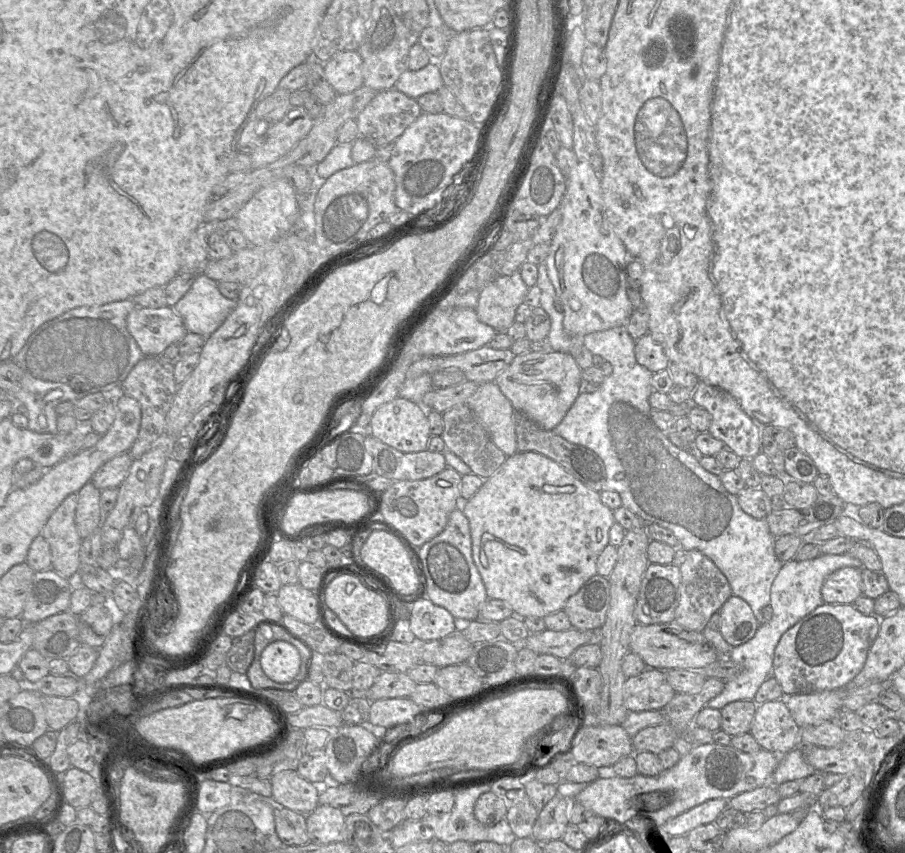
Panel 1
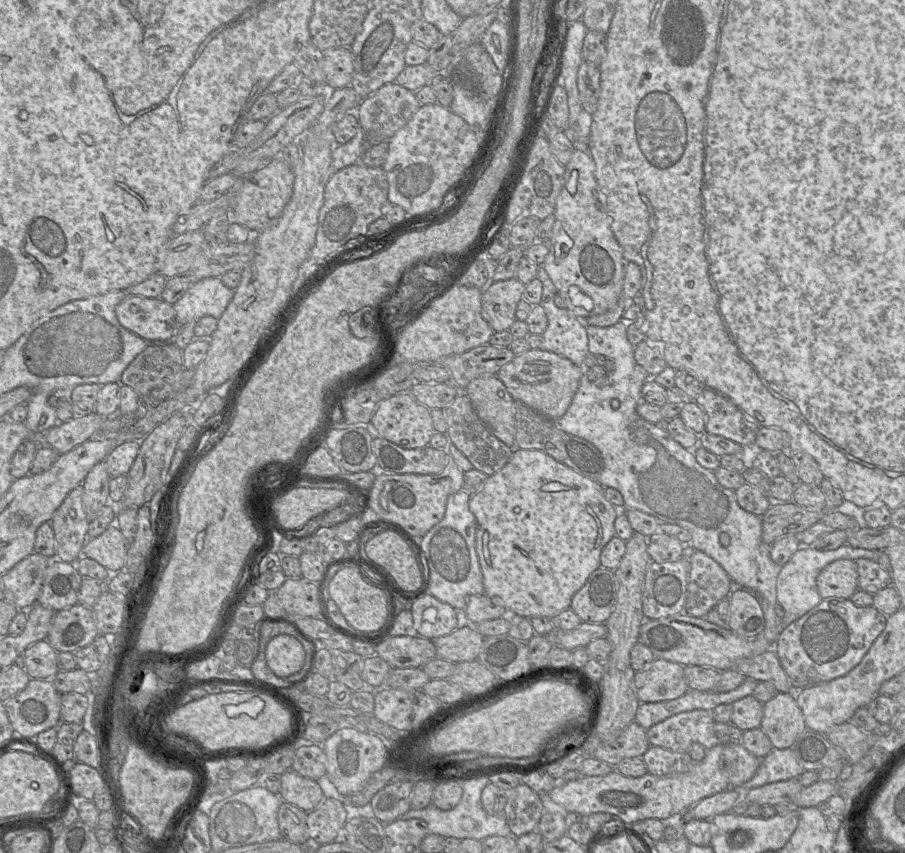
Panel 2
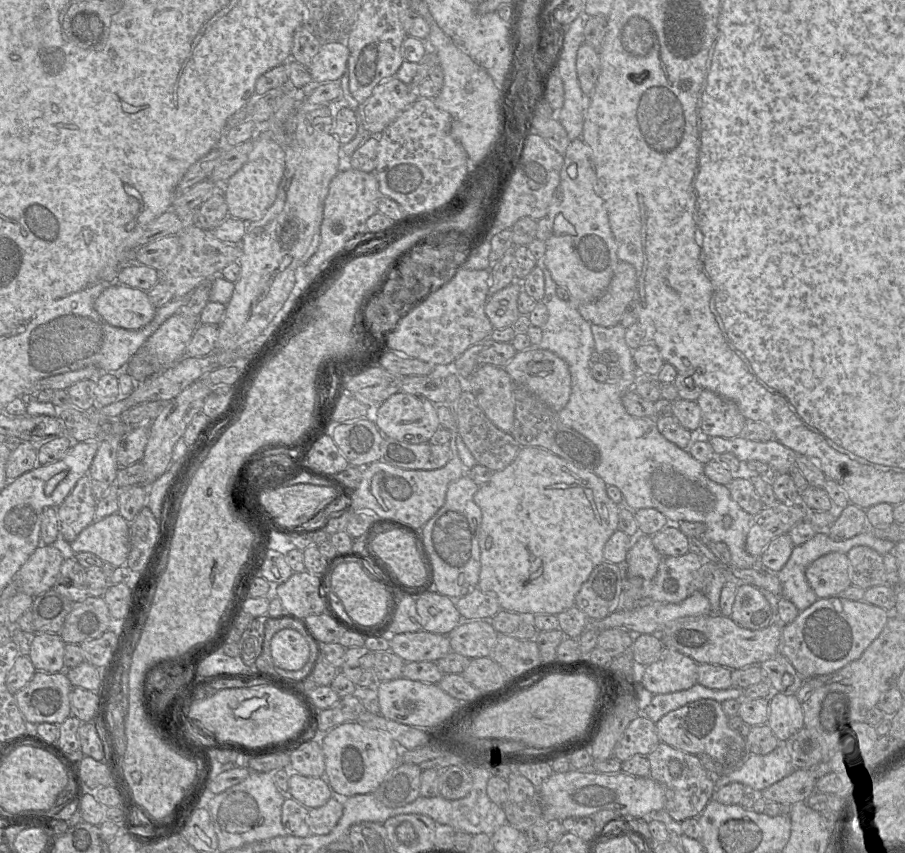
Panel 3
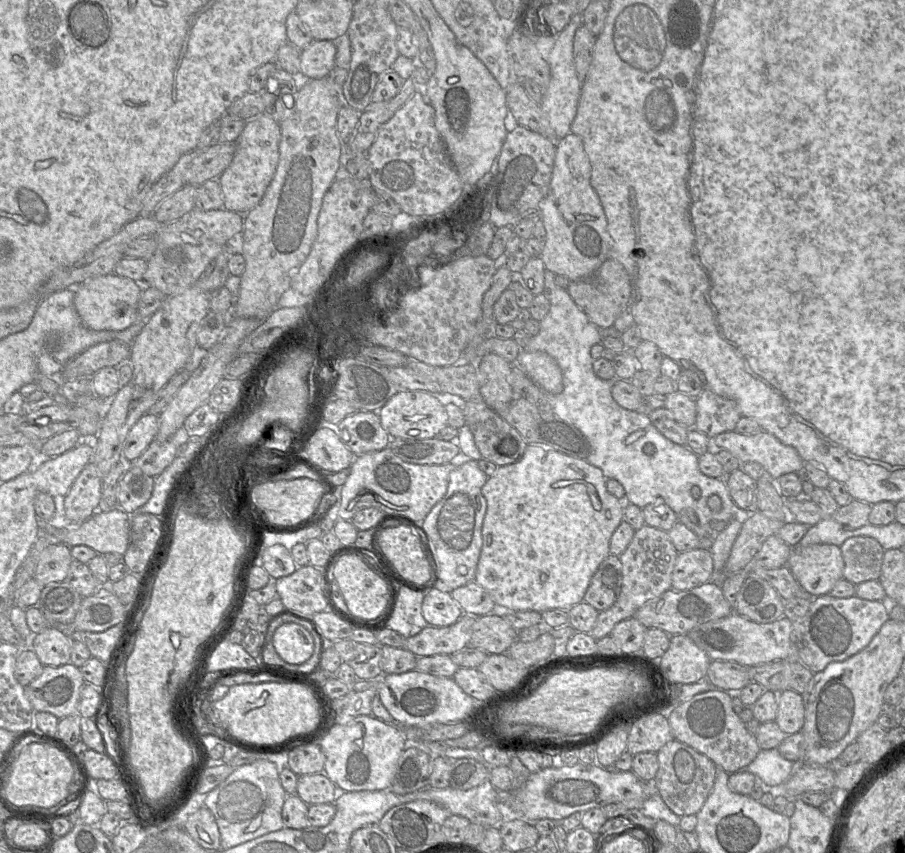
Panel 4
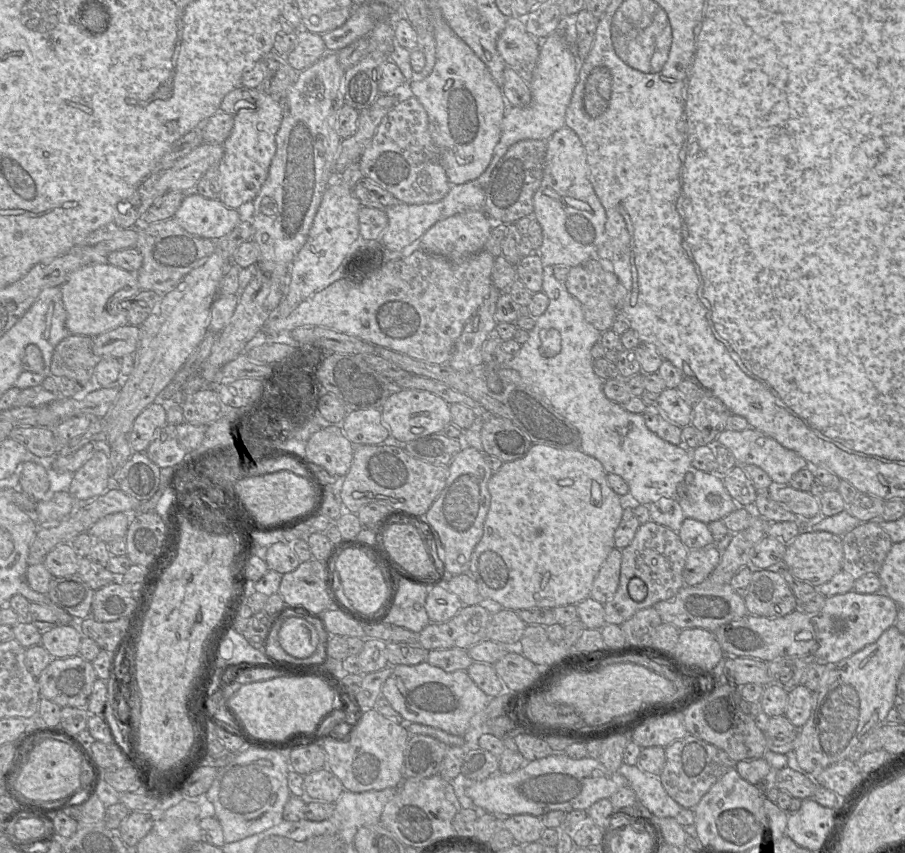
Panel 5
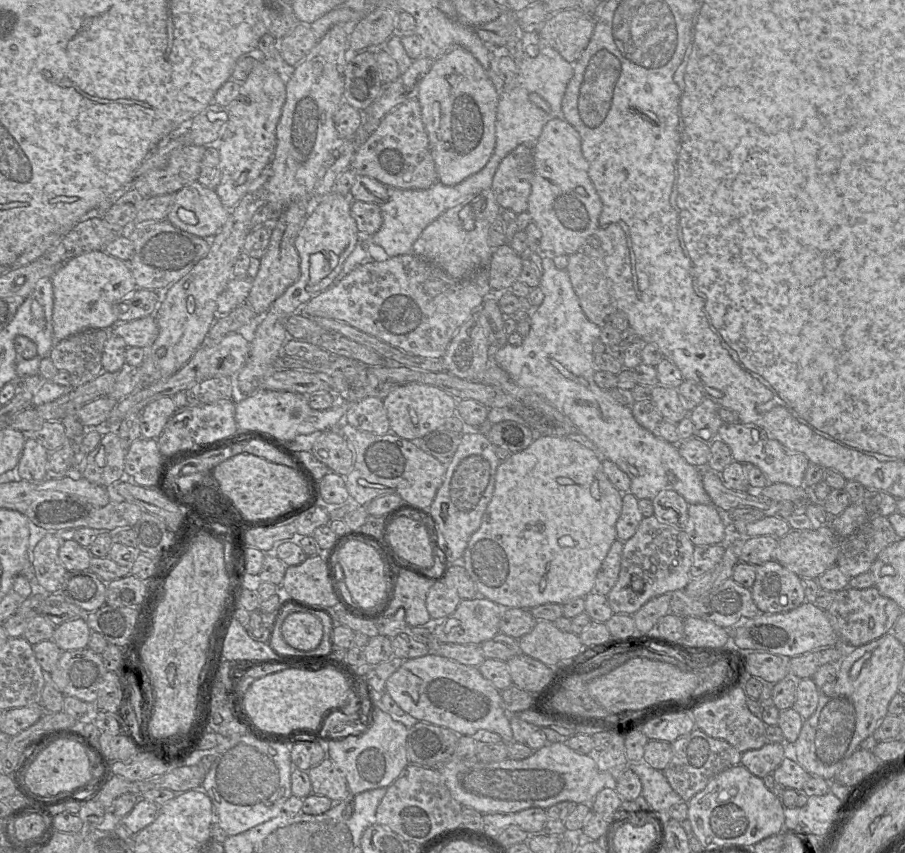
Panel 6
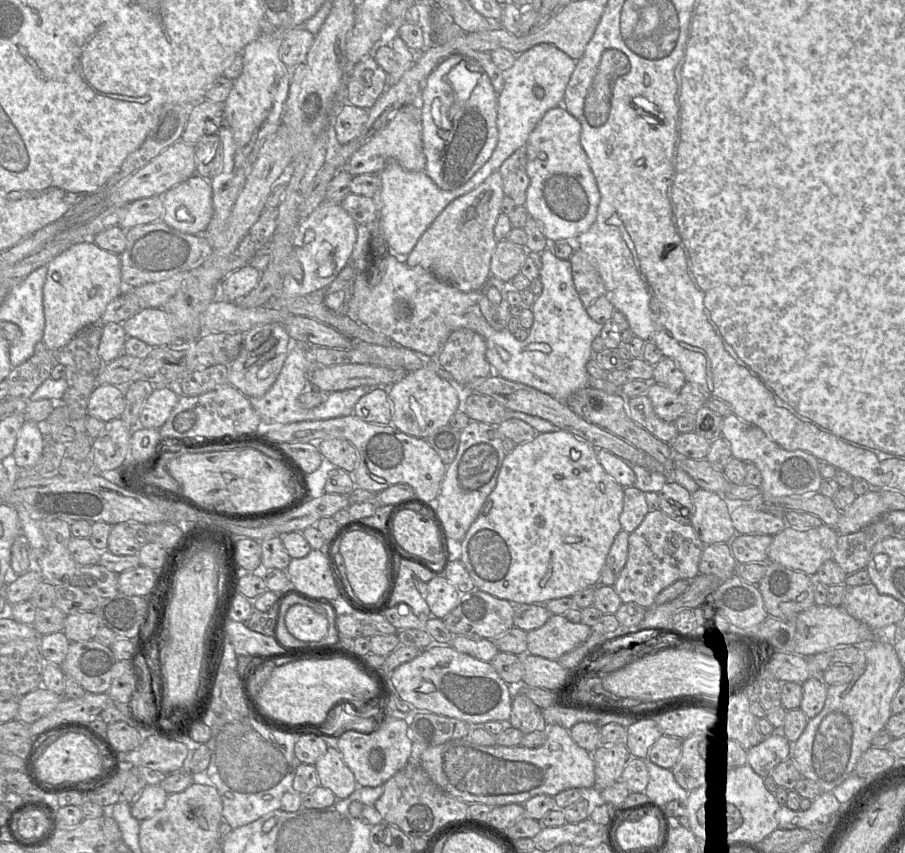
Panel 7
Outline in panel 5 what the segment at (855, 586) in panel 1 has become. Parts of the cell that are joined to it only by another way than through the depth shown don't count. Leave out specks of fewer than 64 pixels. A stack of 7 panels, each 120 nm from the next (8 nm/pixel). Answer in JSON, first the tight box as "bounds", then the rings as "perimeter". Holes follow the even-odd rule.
{"bounds":[783,531,842,589],"perimeter":[[[801,531],[786,544],[783,566],[818,589],[842,570],[842,537],[826,531]]]}

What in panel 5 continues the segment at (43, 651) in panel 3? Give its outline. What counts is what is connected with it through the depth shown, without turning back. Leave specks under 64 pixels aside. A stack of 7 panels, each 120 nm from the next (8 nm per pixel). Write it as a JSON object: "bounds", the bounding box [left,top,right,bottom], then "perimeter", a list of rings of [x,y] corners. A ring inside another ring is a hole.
{"bounds":[41,623,81,659],"perimeter":[[[71,623],[42,632],[41,645],[53,659],[65,658],[78,655],[81,639],[77,625]]]}

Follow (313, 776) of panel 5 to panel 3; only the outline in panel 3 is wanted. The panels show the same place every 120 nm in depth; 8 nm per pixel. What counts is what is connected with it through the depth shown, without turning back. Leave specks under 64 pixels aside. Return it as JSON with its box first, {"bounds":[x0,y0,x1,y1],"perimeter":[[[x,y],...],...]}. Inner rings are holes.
{"bounds":[286,772,332,809],"perimeter":[[[291,772],[286,796],[291,796],[306,808],[313,809],[327,803],[332,797],[332,789],[322,777]]]}

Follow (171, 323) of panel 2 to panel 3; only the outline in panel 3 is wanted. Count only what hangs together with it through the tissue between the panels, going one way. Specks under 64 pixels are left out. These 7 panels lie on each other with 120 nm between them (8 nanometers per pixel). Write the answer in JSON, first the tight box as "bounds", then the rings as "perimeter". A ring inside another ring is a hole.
{"bounds":[94,283,156,330],"perimeter":[[[111,283],[95,300],[94,308],[111,326],[139,330],[149,324],[156,313],[148,292]]]}

